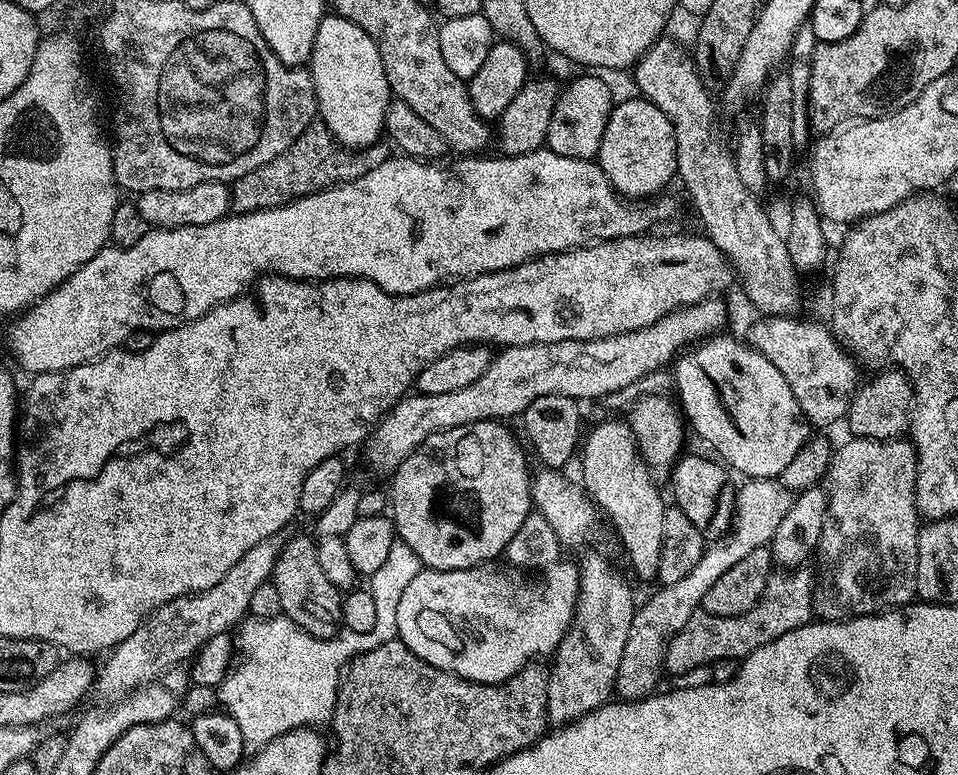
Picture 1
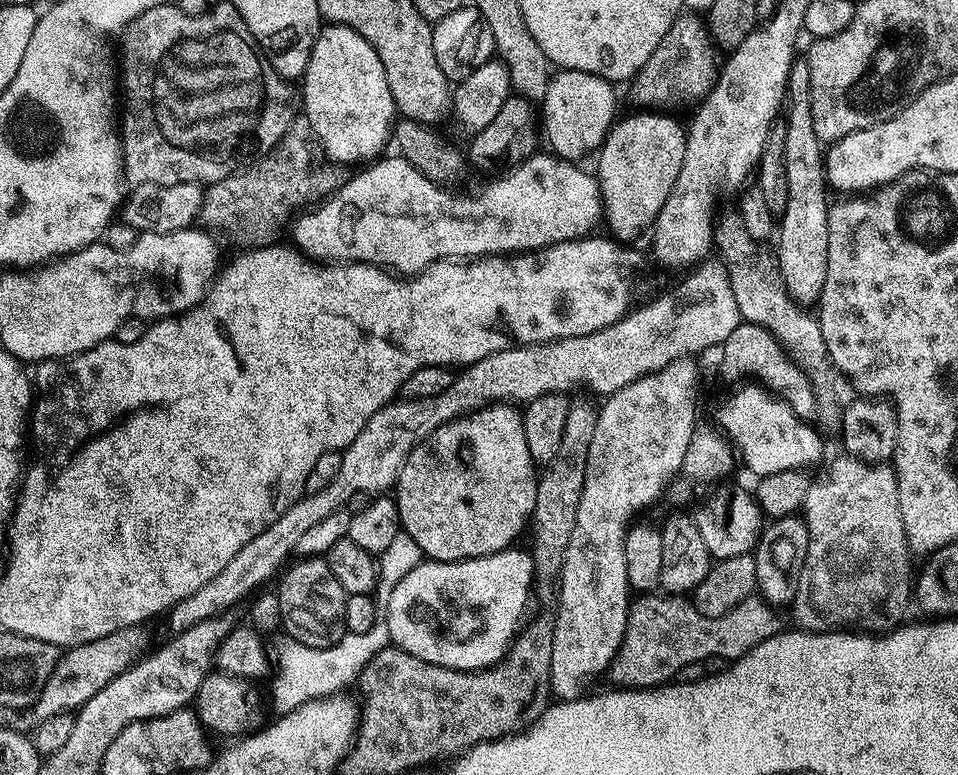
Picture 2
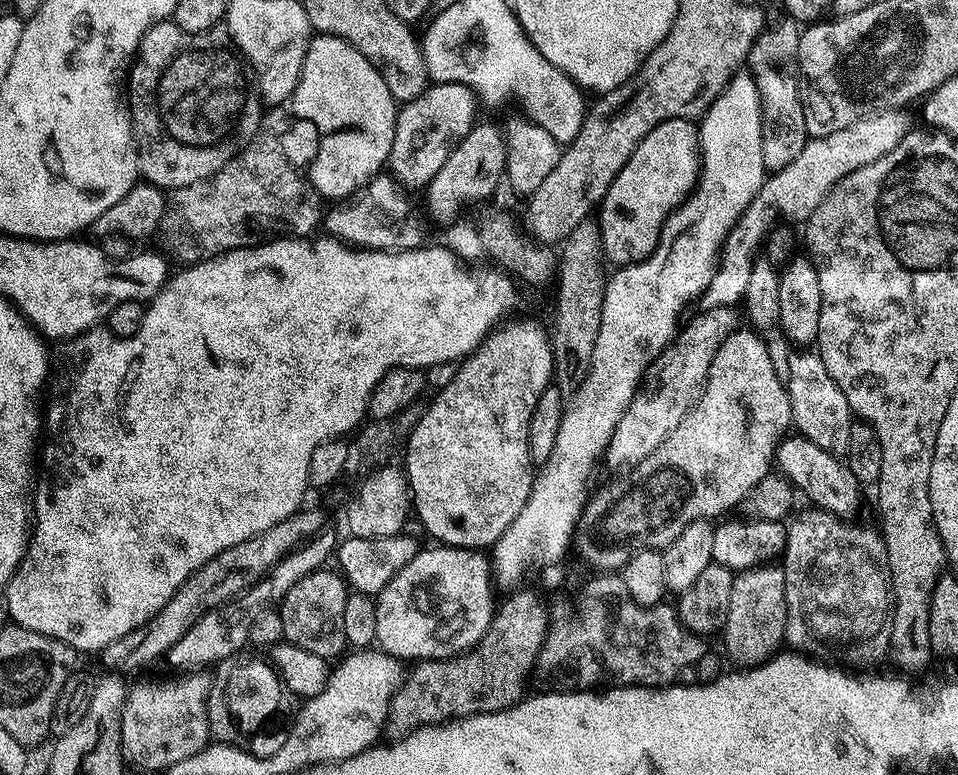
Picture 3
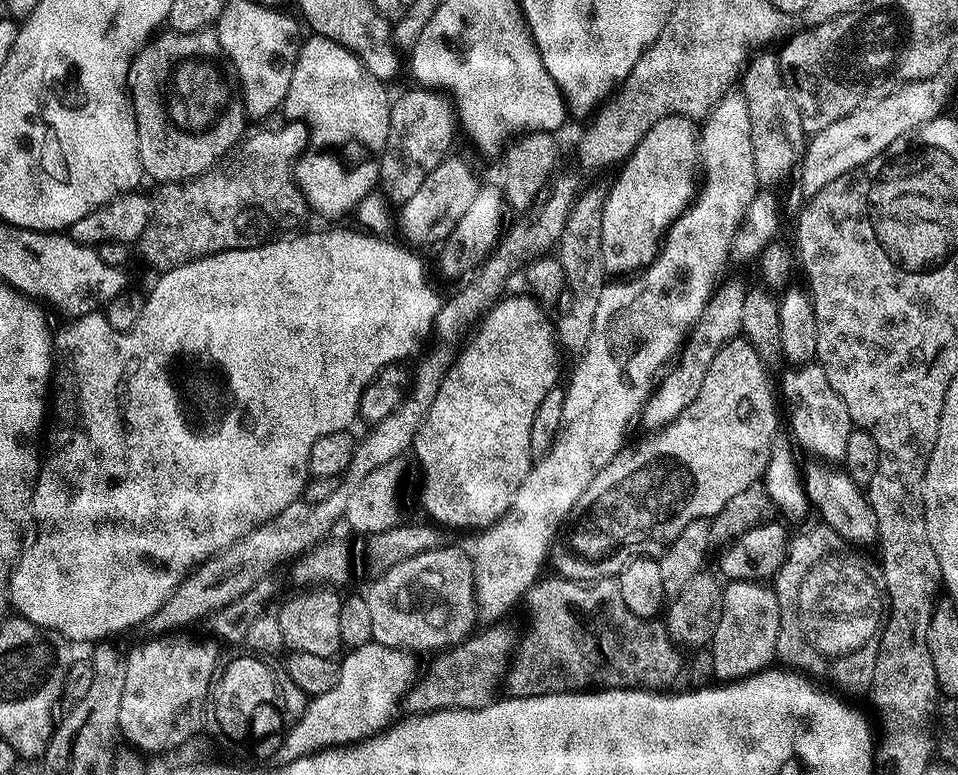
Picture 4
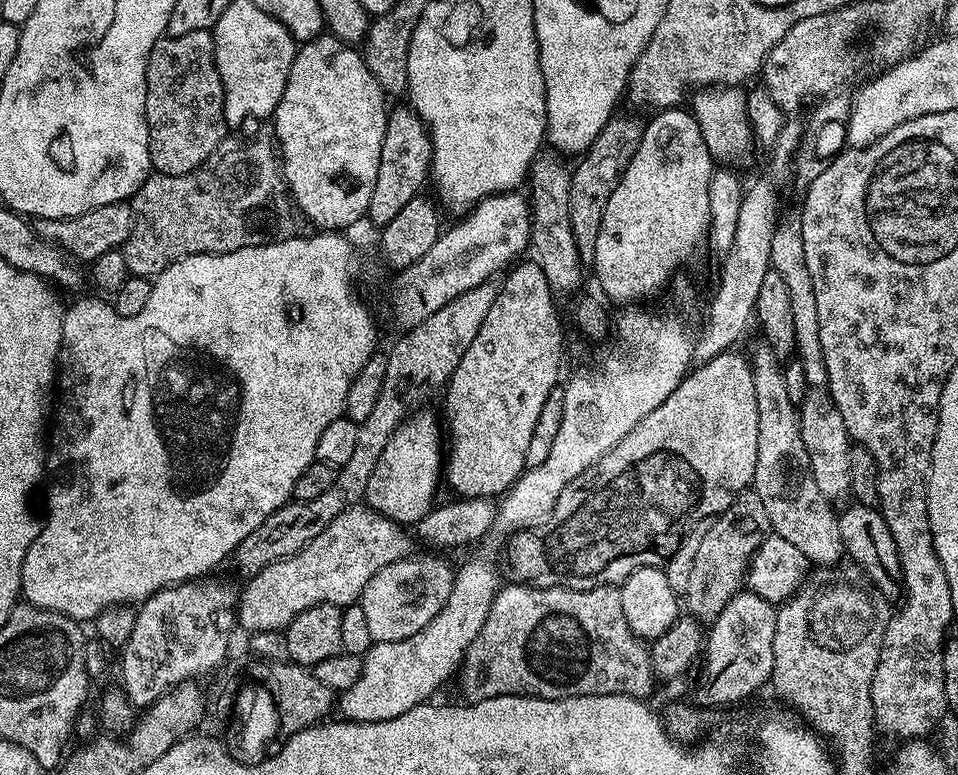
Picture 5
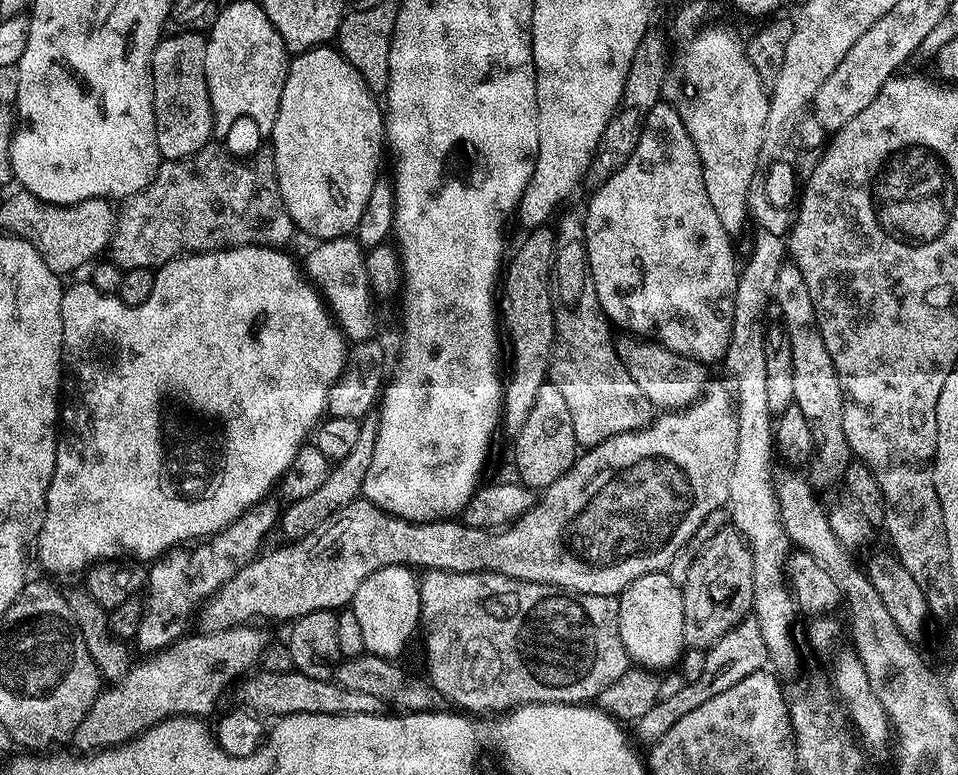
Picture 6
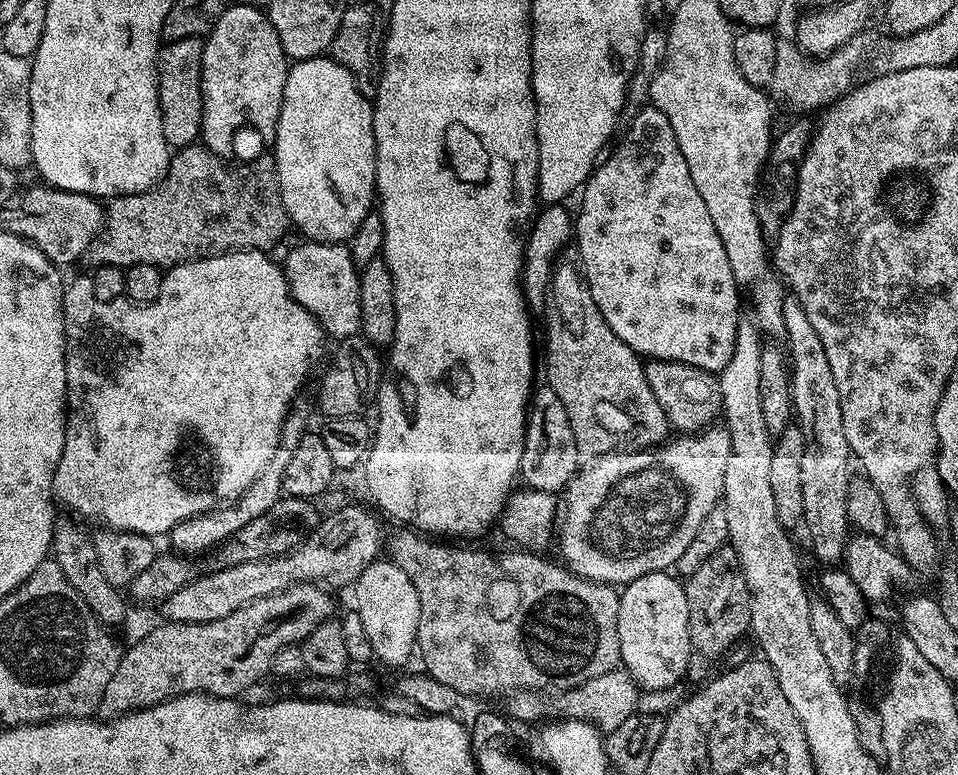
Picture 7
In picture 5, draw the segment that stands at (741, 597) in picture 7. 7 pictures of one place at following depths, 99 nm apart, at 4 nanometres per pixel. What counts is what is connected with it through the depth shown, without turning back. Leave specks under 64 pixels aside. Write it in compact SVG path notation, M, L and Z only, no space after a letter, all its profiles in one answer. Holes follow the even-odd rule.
M753 490L741 492L726 511L712 520L712 528L706 530L706 538L702 538L702 546L698 546L690 573L690 586L686 586L682 594L691 615L701 622L711 622L718 618L718 614L722 614L722 610L726 610L736 593L745 587L749 557L754 550L758 550L769 532L766 509L762 499ZM716 548L724 556L716 556Z

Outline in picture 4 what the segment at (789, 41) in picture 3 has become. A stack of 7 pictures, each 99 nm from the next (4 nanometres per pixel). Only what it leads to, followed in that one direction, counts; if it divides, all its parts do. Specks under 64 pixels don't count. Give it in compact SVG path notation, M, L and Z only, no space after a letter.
M764 50L761 51L759 54L752 57L751 60L748 62L748 67L744 69L742 73L742 85L744 84L743 88L743 95L746 98L746 102L748 103L748 109L750 110L750 122L752 123L752 129L750 130L750 138L751 138L751 146L754 153L754 166L755 166L755 176L757 185L762 188L773 188L772 186L780 183L784 178L788 177L791 172L793 172L799 167L800 161L803 160L804 151L807 148L807 141L808 136L806 133L806 128L804 125L804 115L800 113L798 110L798 106L794 102L794 98L790 94L790 90L784 84L784 79L782 78L782 74L780 73L780 62L779 59L775 55L771 56L771 51Z

